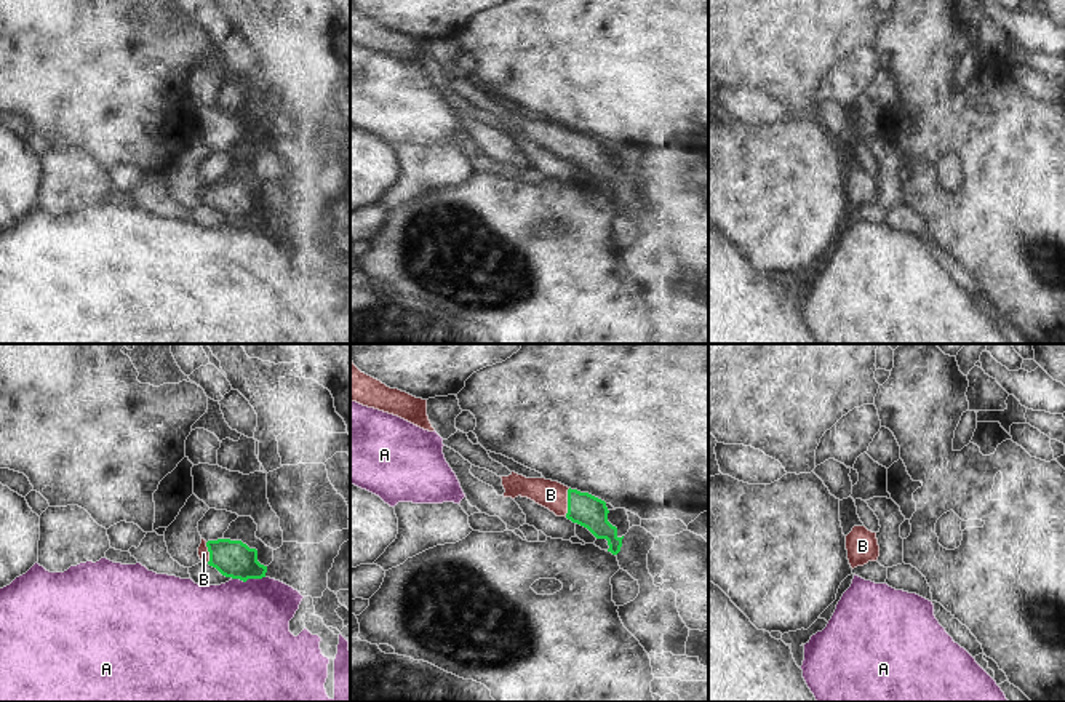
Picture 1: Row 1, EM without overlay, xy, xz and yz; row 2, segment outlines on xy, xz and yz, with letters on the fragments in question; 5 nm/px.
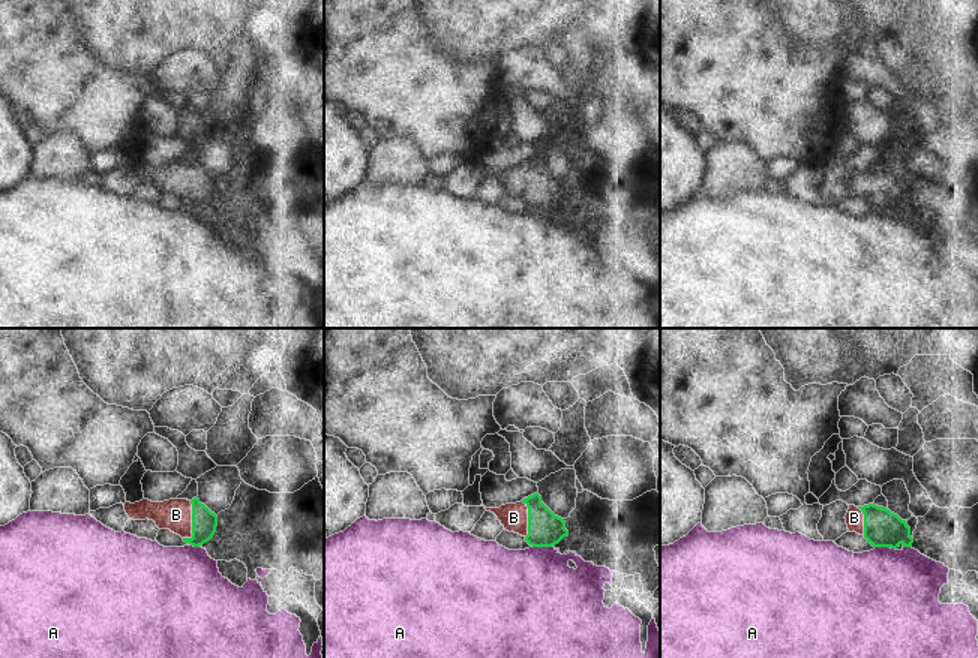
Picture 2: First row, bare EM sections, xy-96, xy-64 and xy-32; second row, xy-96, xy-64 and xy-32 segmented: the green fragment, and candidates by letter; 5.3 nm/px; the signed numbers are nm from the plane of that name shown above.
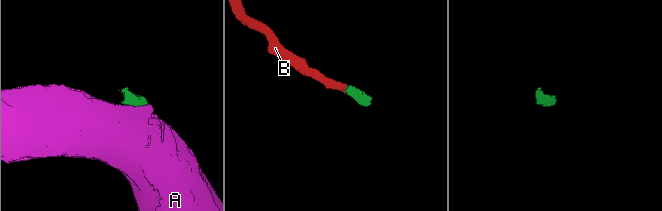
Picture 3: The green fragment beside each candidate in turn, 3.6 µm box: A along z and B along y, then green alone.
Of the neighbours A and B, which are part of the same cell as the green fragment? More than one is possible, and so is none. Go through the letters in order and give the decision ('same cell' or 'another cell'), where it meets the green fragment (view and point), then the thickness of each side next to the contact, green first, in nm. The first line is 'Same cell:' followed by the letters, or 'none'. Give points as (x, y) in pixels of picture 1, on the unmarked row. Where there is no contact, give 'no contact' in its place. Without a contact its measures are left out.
Same cell: B
A: another cell | xy (248, 219) | 190/460 nm
B: same cell | xz (568, 144) | 160/140 nm

